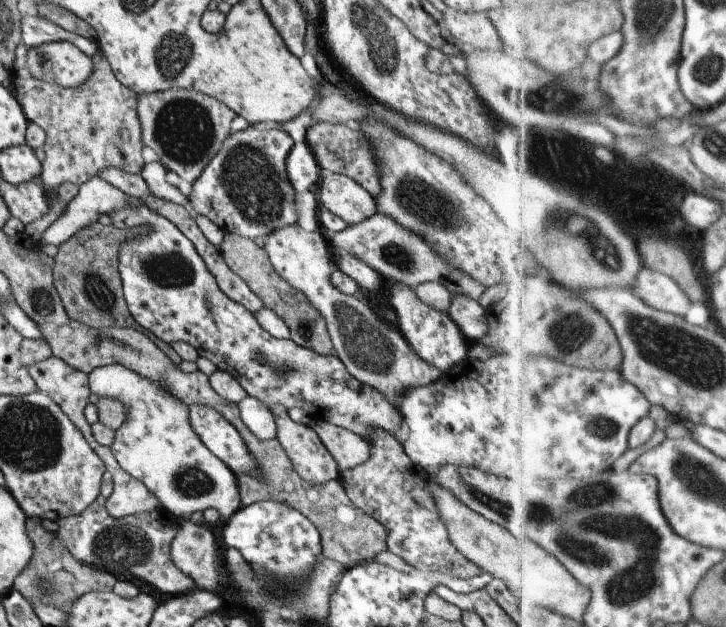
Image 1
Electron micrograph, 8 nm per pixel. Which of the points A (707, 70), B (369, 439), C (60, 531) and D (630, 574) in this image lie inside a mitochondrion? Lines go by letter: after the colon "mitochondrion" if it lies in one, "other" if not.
A: mitochondrion
B: other
C: other
D: mitochondrion

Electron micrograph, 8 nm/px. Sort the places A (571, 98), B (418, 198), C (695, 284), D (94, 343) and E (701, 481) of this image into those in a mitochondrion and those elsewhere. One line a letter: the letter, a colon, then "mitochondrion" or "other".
A: mitochondrion
B: mitochondrion
C: other
D: mitochondrion
E: mitochondrion

